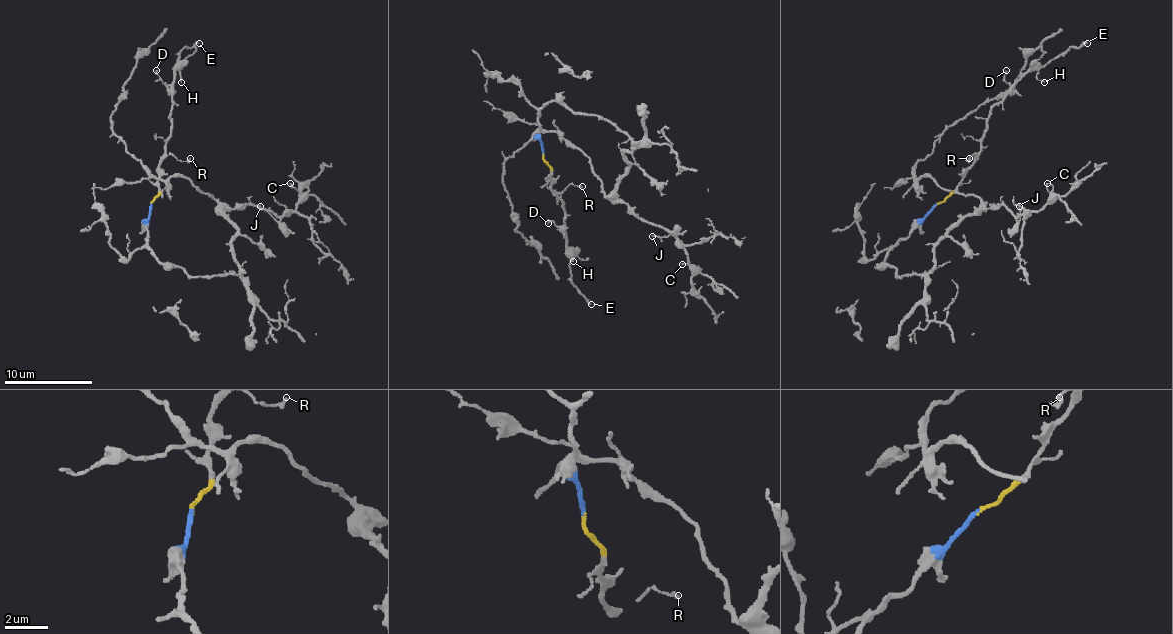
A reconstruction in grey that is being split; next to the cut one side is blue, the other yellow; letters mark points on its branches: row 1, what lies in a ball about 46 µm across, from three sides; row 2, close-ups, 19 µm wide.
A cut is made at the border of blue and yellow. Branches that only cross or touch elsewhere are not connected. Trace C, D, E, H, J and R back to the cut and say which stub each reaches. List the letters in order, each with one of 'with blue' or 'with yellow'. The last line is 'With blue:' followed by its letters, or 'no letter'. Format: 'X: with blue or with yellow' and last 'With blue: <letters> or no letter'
C: with blue
D: with yellow
E: with yellow
H: with yellow
J: with blue
R: with yellow
With blue: C, J

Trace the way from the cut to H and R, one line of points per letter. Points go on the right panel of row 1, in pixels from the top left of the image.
H: (935, 205), (950, 194), (972, 164), (985, 133), (985, 118), (1003, 96), (1033, 70), (1044, 83)
R: (935, 205), (950, 194), (974, 155), (968, 162), (970, 157)

